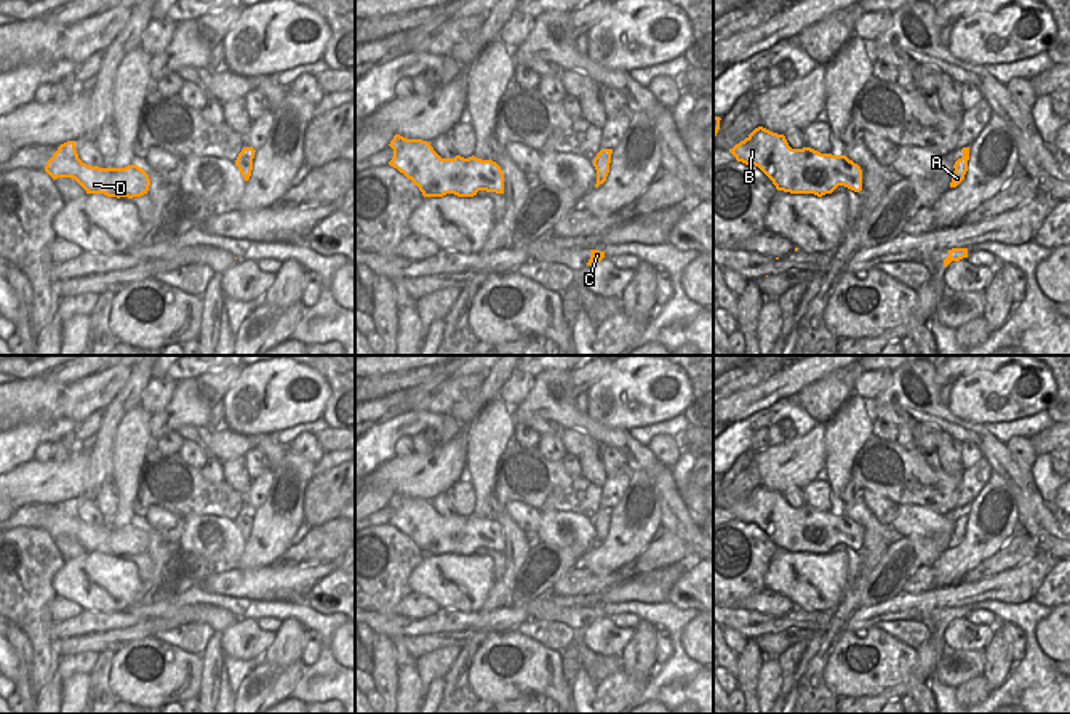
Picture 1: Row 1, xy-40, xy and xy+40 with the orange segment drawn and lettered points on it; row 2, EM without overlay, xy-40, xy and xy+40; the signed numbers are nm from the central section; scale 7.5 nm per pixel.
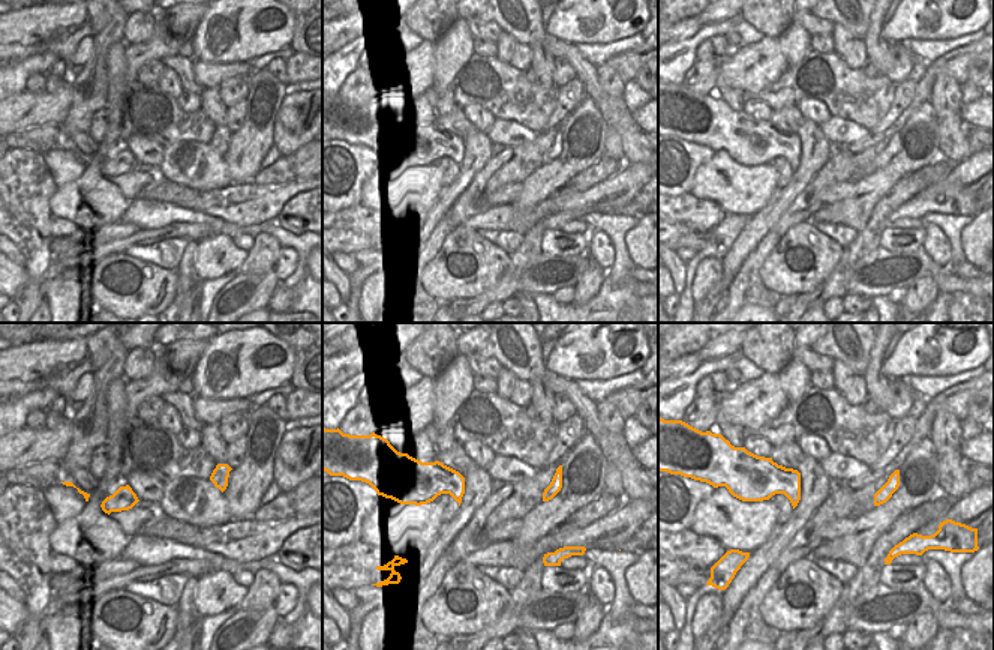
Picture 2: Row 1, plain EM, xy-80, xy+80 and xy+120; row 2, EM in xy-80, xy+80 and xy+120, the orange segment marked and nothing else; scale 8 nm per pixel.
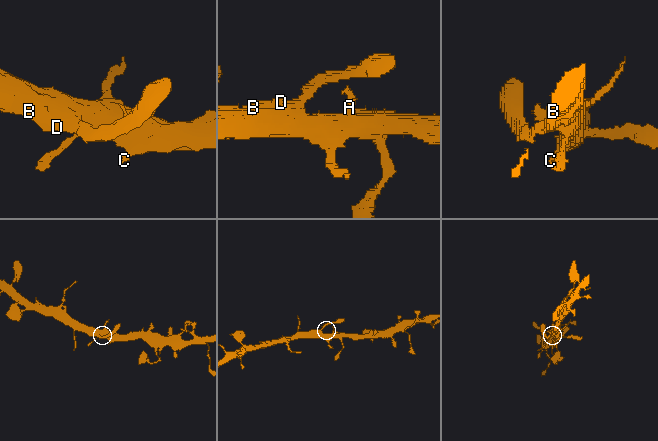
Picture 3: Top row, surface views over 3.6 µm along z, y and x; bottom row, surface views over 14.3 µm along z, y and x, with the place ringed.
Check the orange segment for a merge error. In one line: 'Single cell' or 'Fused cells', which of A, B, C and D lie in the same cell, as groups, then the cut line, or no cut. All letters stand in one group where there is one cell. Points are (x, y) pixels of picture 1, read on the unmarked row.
Single cell. Groups: A B C D. No split

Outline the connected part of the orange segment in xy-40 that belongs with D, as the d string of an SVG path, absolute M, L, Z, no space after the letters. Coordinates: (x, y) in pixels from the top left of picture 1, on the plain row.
M75 499L58 506L46 520L45 530L53 536L72 536L86 552L104 552L107 556L141 556L147 552L149 533L136 522L125 527L90 525L78 517Z

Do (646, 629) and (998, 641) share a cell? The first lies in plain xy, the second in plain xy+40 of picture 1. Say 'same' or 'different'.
same

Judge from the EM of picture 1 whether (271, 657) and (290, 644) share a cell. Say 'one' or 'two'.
one

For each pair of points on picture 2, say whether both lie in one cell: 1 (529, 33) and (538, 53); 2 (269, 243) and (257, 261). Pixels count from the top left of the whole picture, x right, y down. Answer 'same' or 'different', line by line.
1: different
2: same

